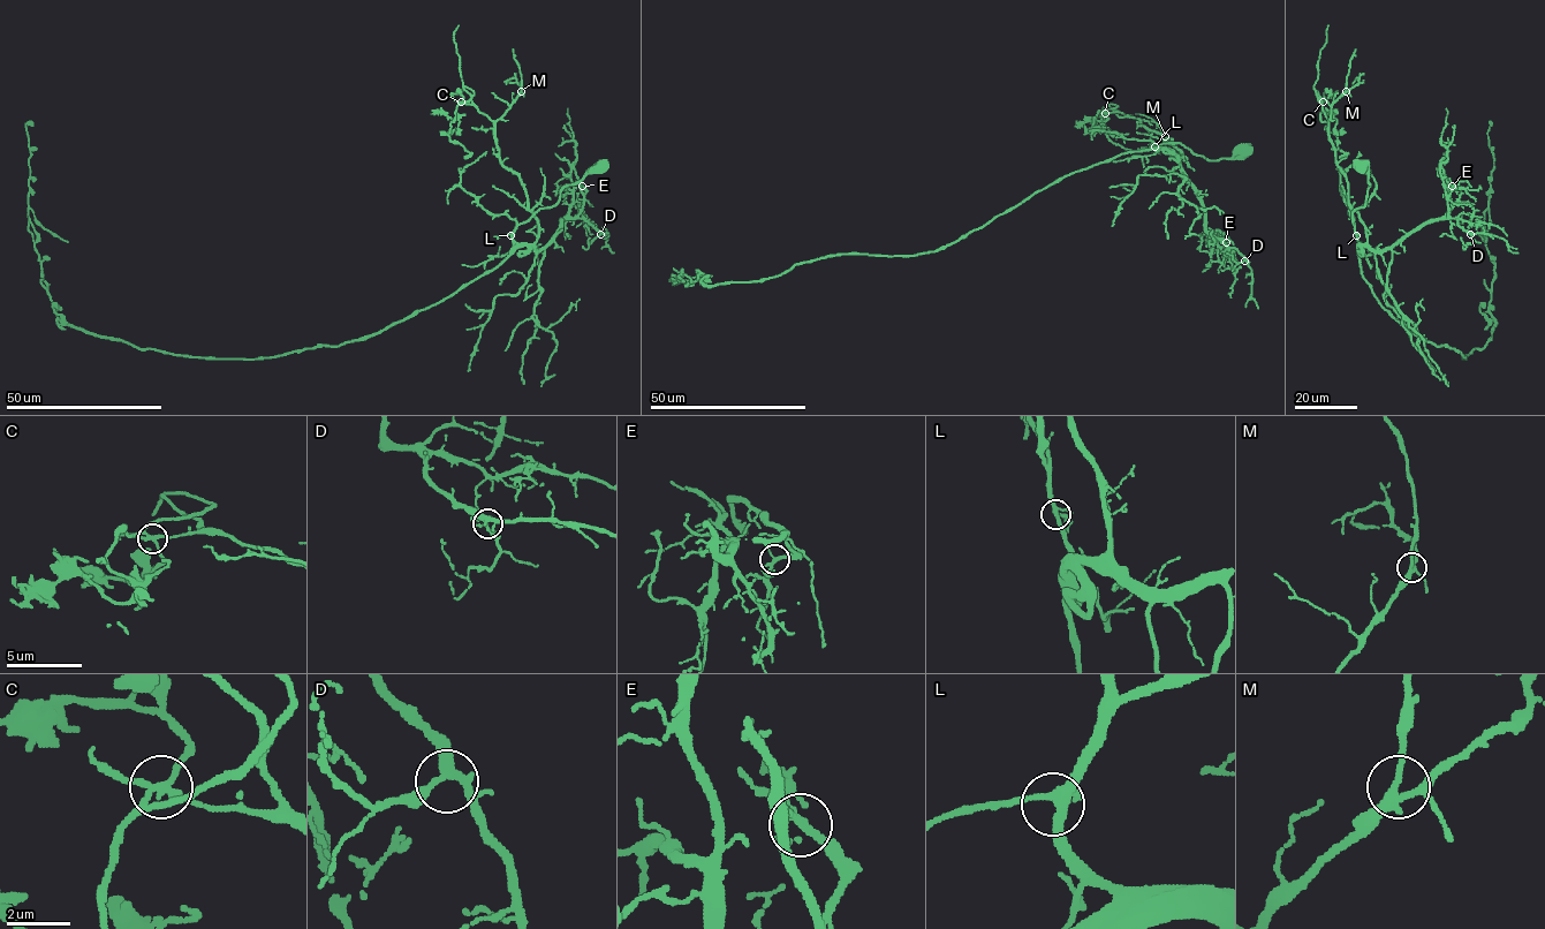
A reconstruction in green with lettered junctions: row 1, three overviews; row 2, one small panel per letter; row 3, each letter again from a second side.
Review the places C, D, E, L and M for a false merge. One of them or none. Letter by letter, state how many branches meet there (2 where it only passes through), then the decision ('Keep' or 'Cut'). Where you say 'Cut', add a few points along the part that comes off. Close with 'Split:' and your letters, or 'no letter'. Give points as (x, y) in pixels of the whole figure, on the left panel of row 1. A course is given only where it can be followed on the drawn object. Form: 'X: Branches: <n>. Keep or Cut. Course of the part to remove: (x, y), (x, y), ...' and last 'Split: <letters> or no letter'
C: Branches: 4. Cut. Course of the part to remove: (461, 102), (449, 123), (449, 137), (469, 153), (464, 158)
D: Branches: 4. Keep
E: Branches: 4. Keep
L: Branches: 4. Keep
M: Branches: 4. Keep
Split: C

